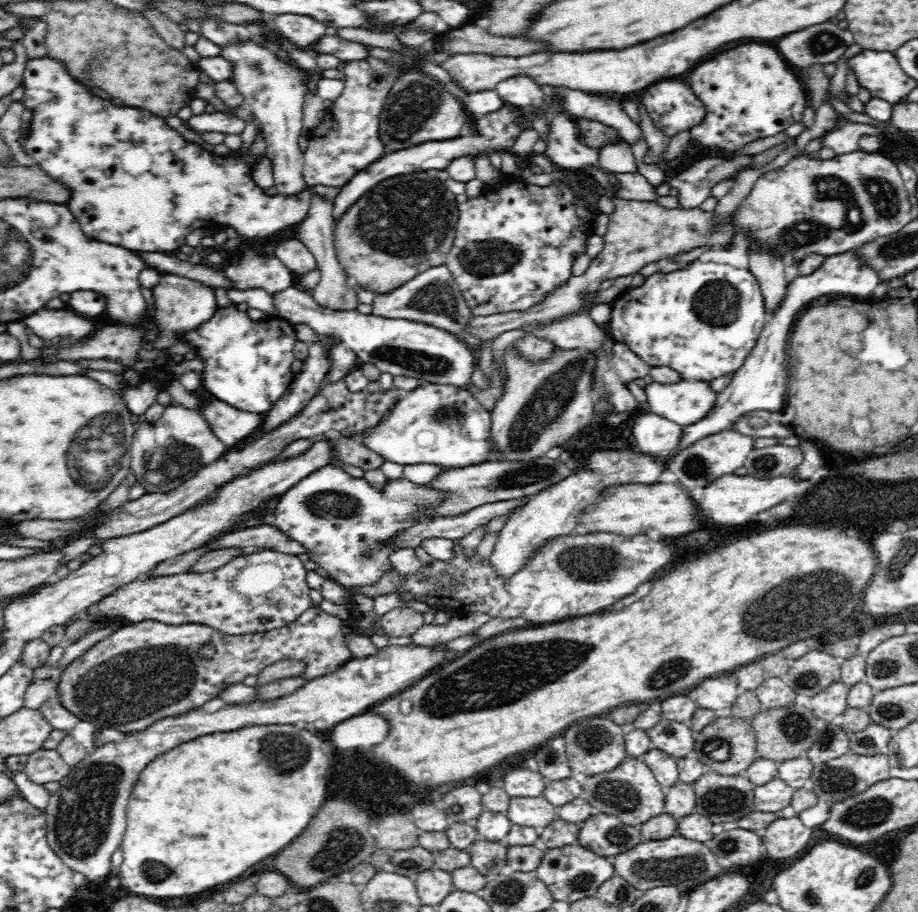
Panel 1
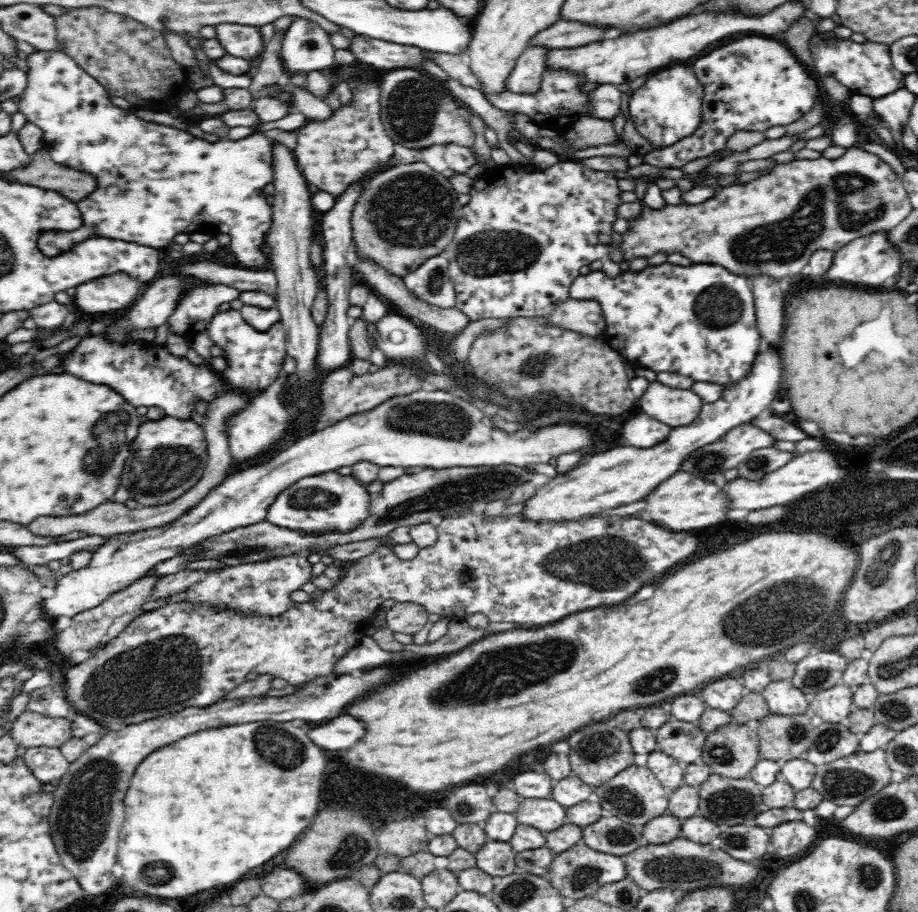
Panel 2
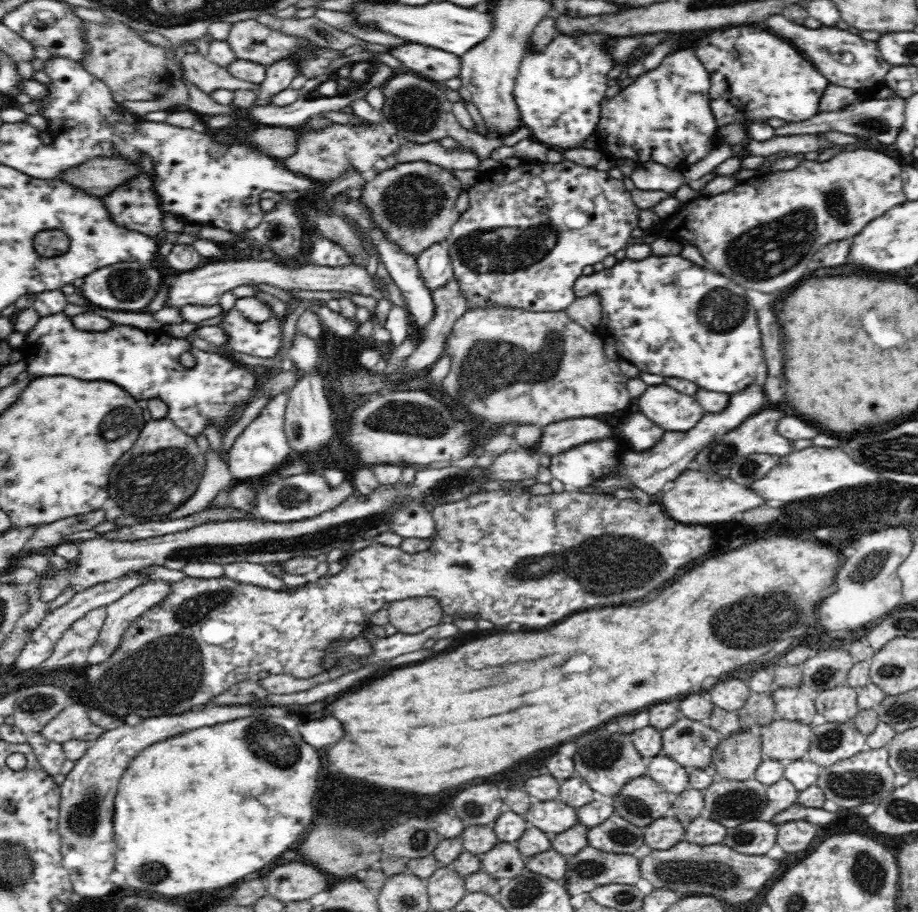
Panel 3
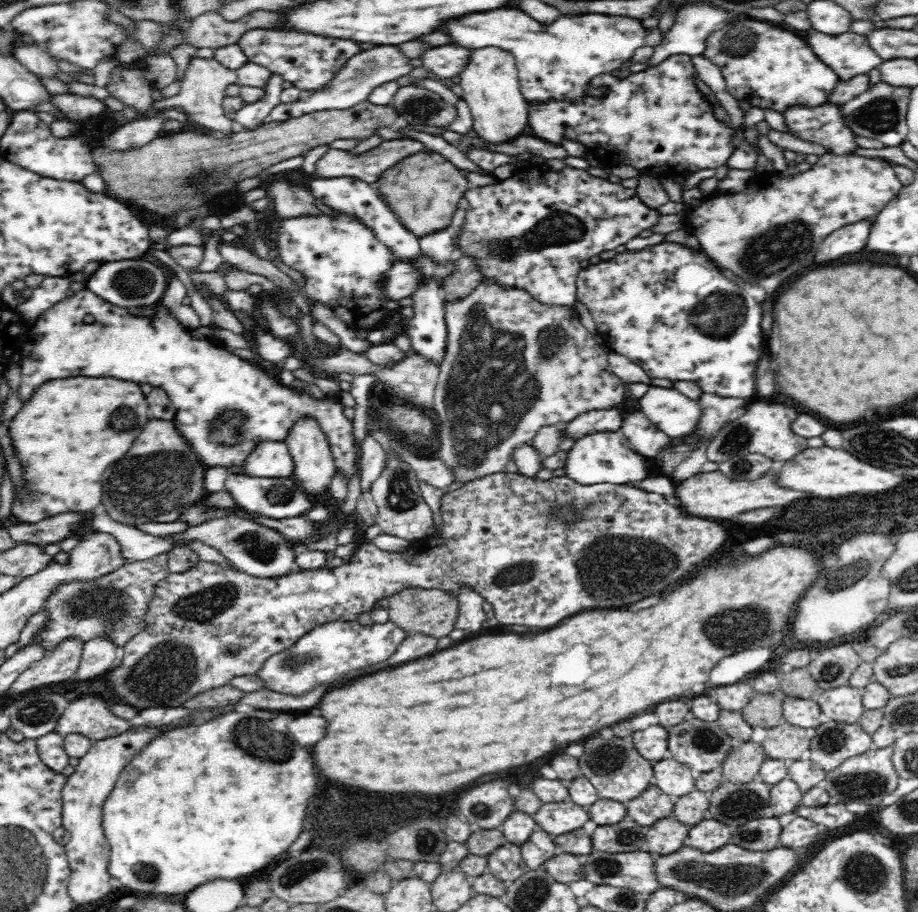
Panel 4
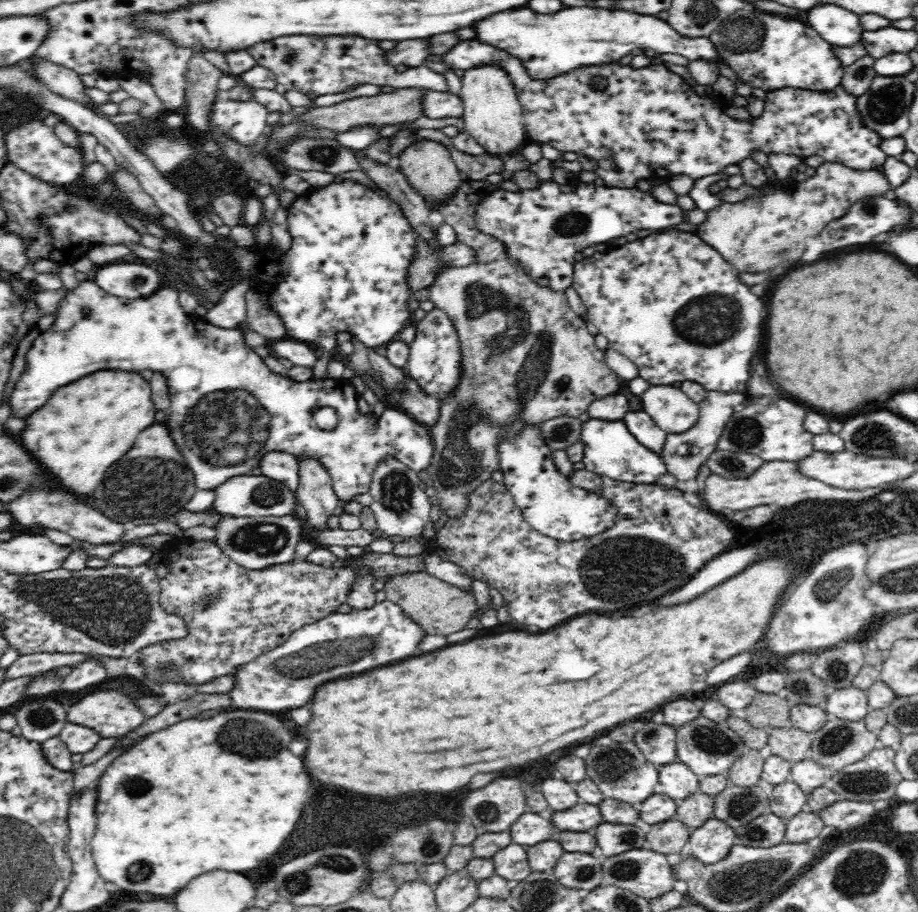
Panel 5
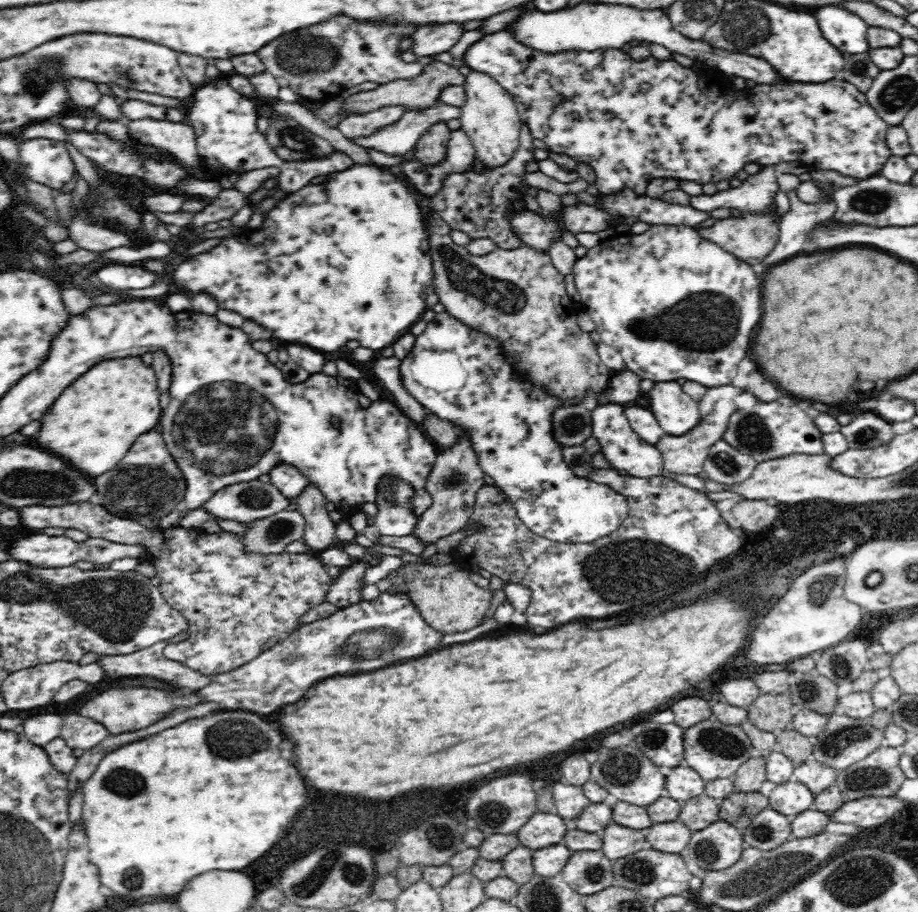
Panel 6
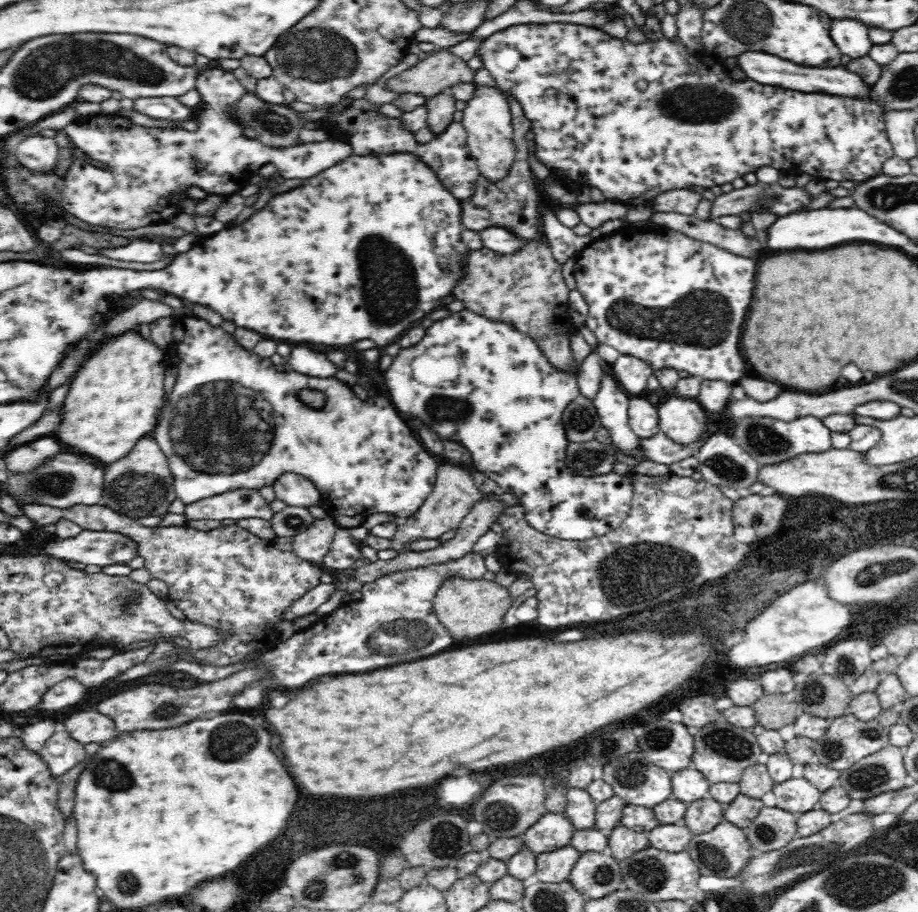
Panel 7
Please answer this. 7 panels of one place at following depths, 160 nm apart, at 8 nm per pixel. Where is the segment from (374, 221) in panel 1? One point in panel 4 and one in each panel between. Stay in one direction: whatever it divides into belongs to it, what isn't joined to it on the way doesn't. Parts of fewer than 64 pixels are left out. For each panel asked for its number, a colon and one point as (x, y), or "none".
2: (408, 213)
3: (413, 203)
4: (423, 190)

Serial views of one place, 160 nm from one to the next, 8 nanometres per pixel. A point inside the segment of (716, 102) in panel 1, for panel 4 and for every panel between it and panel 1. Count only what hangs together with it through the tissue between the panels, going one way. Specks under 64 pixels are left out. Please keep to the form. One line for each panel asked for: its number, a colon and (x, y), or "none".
2: (754, 84)
3: (754, 76)
4: (771, 68)

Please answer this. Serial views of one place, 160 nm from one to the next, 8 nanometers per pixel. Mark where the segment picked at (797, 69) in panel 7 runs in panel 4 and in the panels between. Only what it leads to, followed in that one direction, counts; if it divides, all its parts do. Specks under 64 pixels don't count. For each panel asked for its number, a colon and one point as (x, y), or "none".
4: (557, 61)
5: (588, 37)
6: (586, 27)

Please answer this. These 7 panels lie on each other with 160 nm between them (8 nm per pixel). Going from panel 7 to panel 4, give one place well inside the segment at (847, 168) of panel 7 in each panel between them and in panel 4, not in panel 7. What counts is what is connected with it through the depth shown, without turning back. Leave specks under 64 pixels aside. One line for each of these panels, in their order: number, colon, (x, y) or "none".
4: (657, 120)
5: (648, 121)
6: (589, 105)

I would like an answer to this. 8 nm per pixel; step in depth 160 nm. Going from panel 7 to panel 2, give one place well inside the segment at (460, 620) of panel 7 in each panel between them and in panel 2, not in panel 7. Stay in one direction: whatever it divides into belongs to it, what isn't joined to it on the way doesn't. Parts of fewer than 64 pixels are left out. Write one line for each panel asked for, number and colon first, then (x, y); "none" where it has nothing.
2: (408, 618)
3: (412, 615)
4: (432, 612)
5: (440, 608)
6: (447, 599)

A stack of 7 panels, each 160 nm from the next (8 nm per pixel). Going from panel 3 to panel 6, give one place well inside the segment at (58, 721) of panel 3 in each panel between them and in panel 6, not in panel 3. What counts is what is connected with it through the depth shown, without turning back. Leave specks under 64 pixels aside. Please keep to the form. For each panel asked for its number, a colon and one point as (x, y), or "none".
4: (90, 717)
5: (111, 713)
6: (124, 709)

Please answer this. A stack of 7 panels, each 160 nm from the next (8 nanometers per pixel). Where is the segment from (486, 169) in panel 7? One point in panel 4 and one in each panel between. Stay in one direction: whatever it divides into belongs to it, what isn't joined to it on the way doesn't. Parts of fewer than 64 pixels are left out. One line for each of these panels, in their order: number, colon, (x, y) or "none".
4: (491, 89)
5: (492, 113)
6: (490, 117)

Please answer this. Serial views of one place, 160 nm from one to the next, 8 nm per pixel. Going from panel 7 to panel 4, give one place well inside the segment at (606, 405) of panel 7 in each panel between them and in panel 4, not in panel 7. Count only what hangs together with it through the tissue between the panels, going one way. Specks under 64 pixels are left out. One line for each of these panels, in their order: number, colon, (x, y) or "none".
4: (598, 458)
5: (609, 449)
6: (626, 453)

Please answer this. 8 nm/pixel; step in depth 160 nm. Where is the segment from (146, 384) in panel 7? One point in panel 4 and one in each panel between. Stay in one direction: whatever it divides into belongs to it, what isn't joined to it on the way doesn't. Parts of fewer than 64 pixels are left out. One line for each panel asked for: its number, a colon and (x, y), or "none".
4: (71, 430)
5: (86, 426)
6: (92, 425)

